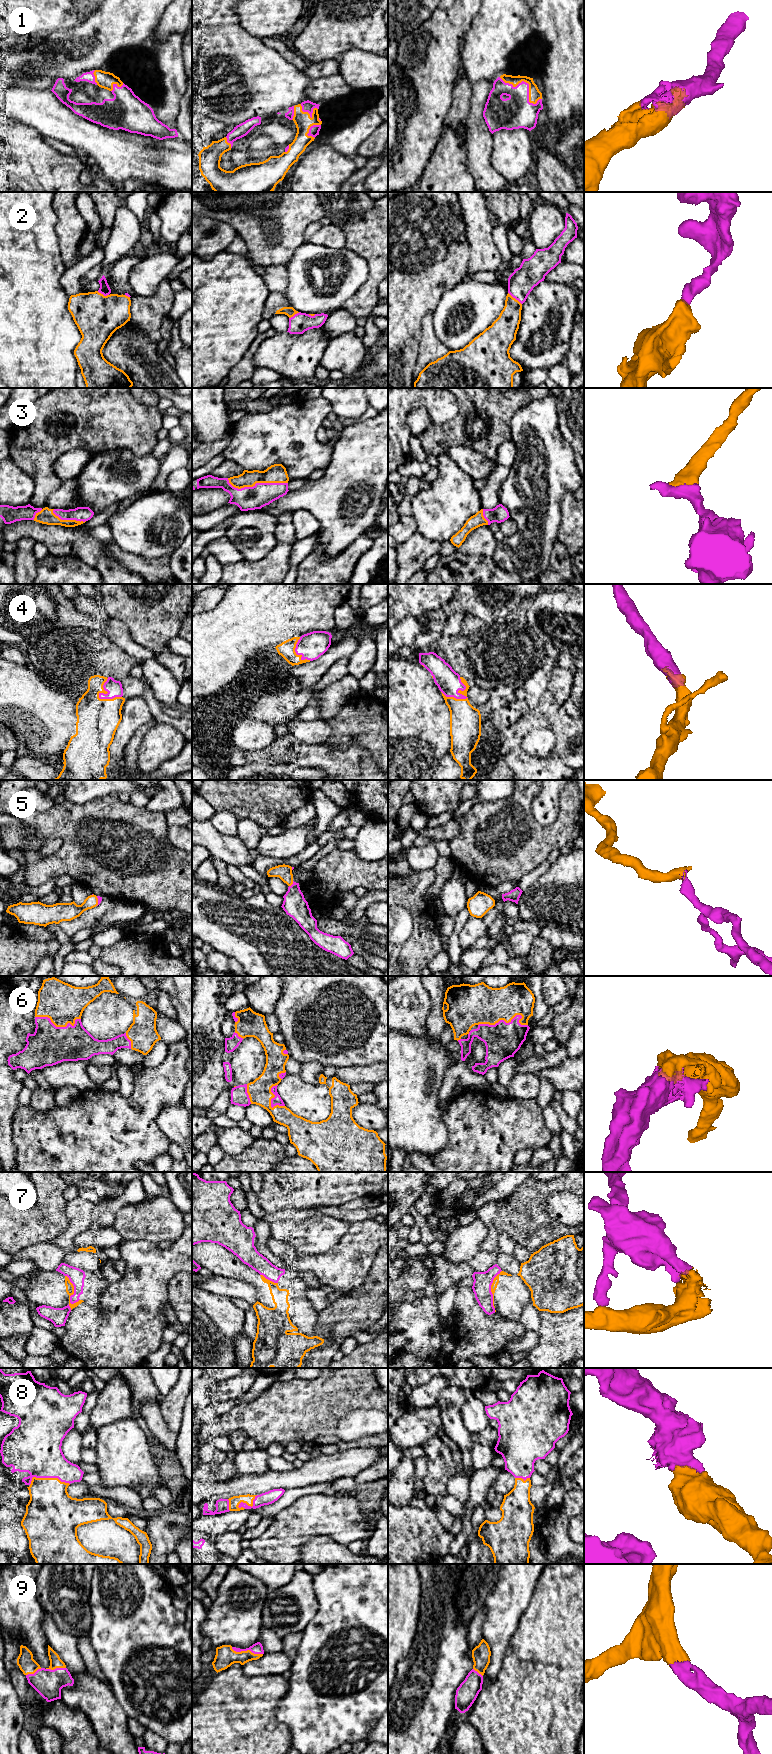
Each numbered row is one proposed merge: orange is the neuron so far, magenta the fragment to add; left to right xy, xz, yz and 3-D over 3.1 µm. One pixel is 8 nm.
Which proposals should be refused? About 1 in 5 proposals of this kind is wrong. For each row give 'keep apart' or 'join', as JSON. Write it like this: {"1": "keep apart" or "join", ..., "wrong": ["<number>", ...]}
{"1": "join", "2": "join", "3": "join", "4": "join", "5": "join", "6": "join", "7": "keep apart", "8": "join", "9": "join", "wrong": ["7"]}

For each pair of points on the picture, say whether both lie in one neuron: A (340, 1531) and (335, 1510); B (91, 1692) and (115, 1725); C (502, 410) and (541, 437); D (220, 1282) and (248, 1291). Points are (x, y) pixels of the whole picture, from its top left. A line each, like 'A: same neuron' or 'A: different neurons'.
A: same neuron
B: same neuron
C: different neurons
D: same neuron

